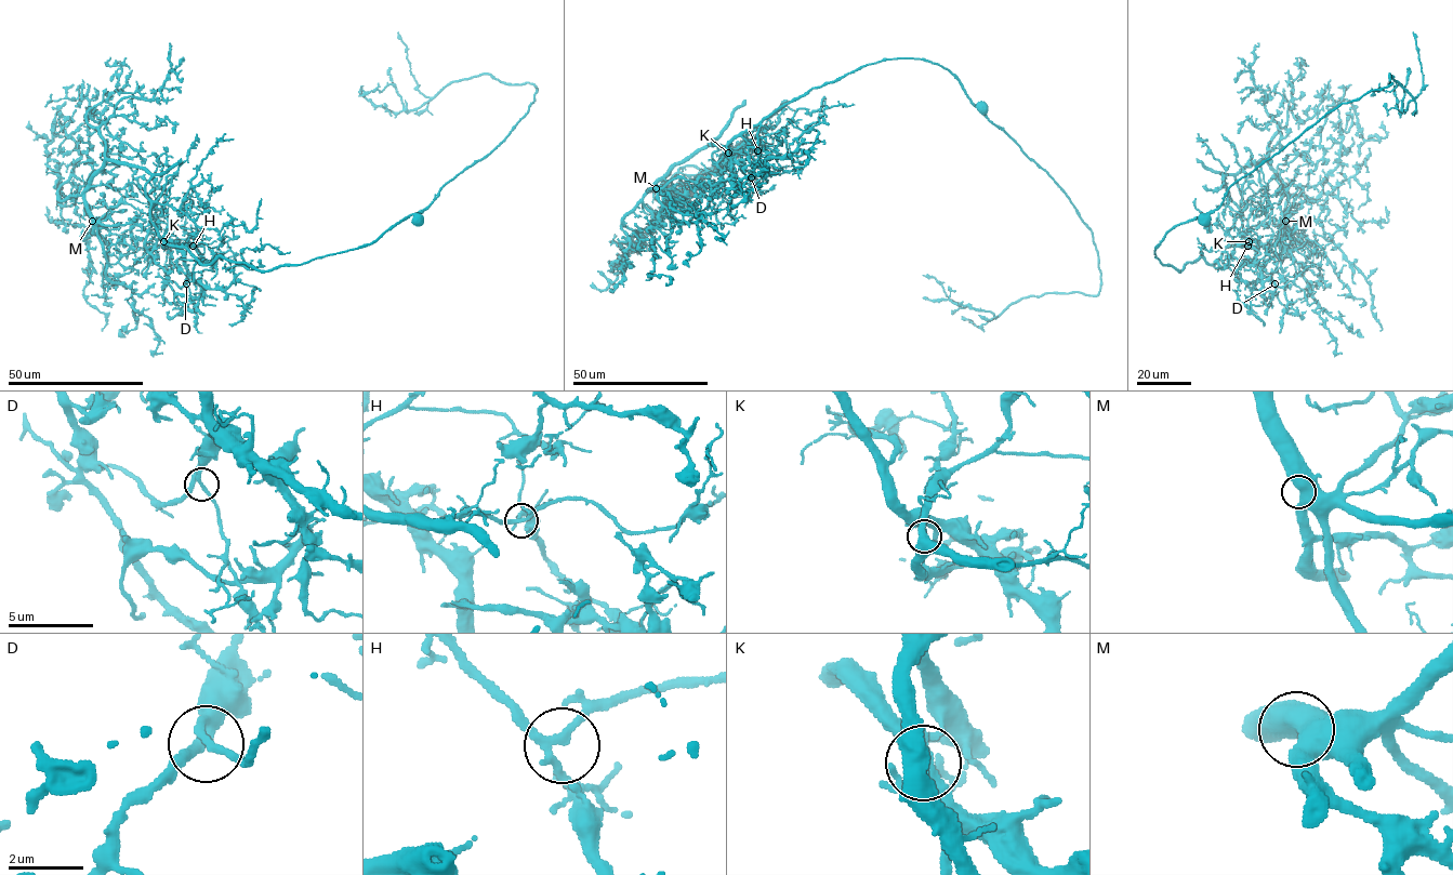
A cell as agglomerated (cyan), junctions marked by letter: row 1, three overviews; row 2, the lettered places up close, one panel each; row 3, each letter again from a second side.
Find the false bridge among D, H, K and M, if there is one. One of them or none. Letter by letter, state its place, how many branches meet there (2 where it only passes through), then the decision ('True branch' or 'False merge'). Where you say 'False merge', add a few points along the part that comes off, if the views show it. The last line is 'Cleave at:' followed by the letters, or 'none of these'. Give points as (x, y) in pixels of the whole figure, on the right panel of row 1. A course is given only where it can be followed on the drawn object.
D: Place: (1275, 283). Branches: 2. True branch
H: Place: (1247, 246). Branches: 3. True branch
K: Place: (1249, 241). Branches: 2. False merge. Course of the part to remove: (1250, 241), (1180, 270), (1154, 254), (1389, 74), (1413, 100), (1403, 110), (1399, 84), (1372, 95)
M: Place: (1285, 221). Branches: 2. True branch
Cleave at: K

